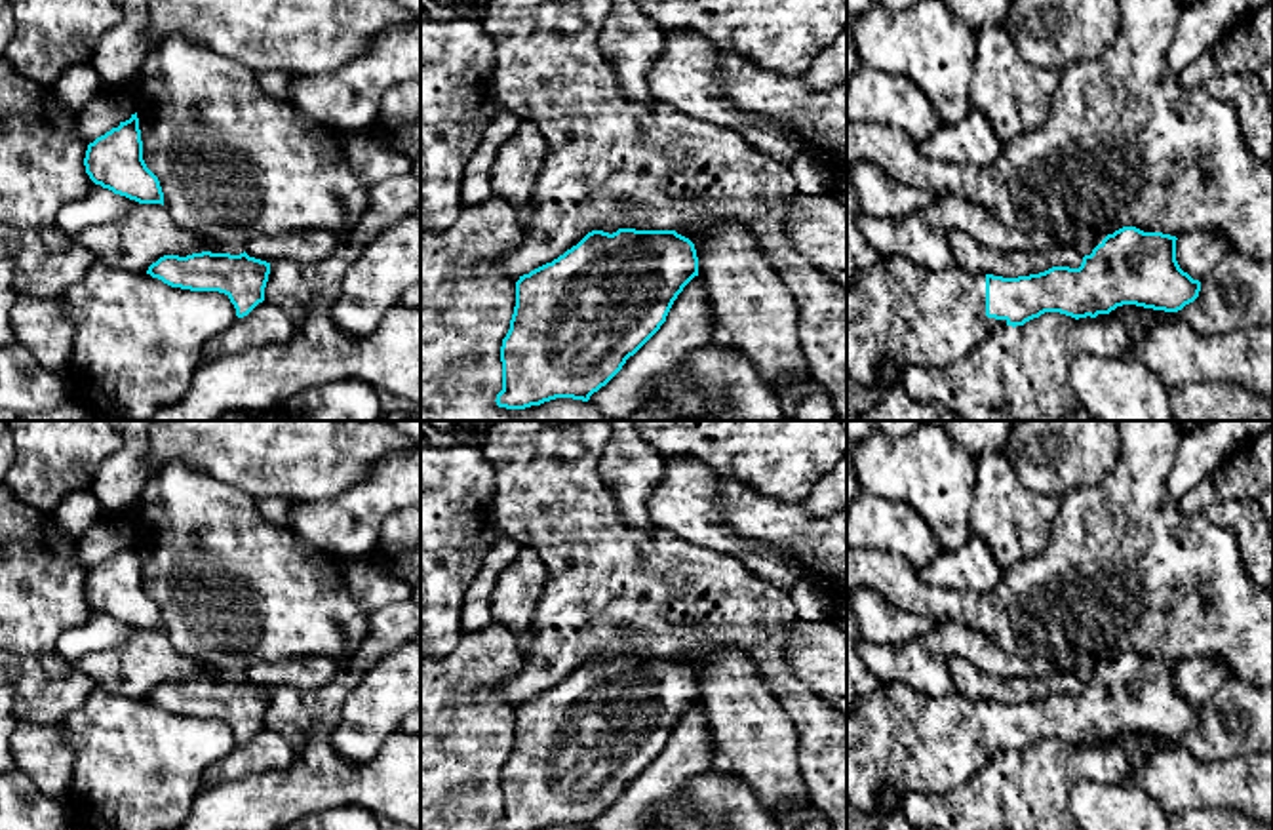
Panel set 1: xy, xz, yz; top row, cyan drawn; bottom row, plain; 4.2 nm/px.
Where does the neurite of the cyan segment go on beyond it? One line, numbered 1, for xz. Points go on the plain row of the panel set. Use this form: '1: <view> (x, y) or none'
1: none

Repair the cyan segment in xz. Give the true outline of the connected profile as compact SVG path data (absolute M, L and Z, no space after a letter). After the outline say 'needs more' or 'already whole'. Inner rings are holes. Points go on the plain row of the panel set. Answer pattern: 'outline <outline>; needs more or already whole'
outline M676 657L588 659L563 682L516 708L516 733L500 773L502 817L495 828L588 828L660 756L695 702L695 670Z; already whole

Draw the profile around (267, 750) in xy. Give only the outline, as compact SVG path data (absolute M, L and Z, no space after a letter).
M263 727L247 742L223 758L204 775L204 788L219 786L255 773L285 769L293 763L297 748L280 733Z

